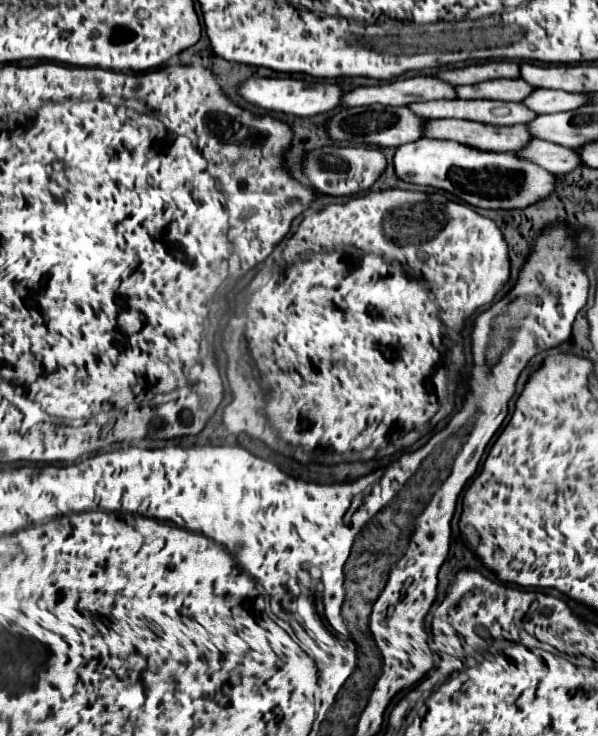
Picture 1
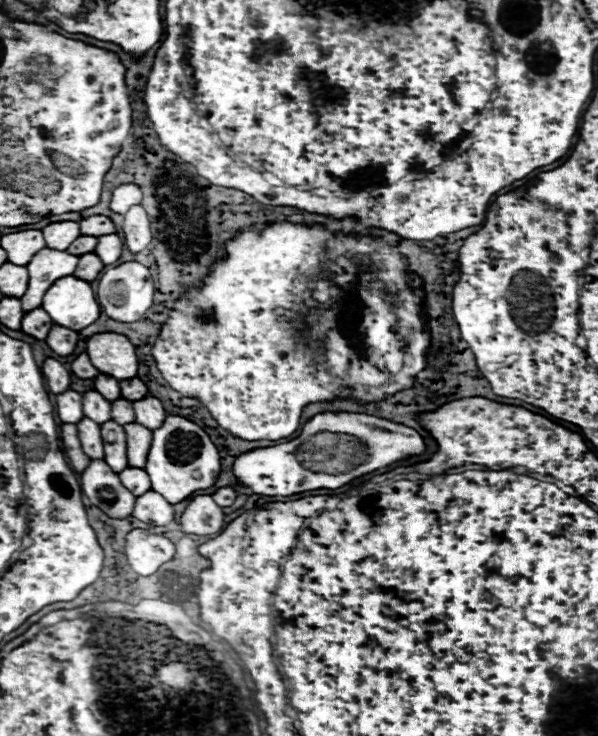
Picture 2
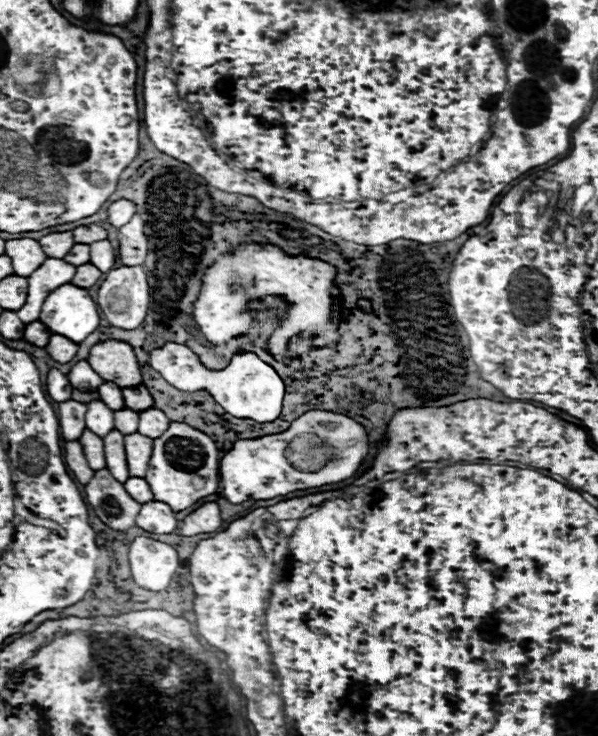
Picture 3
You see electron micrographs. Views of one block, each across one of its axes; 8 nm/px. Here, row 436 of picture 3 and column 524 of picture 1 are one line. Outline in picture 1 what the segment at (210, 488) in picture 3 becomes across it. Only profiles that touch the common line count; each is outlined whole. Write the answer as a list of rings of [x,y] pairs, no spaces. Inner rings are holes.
[[[420,138],[416,142],[404,144],[396,150],[394,166],[398,178],[404,182],[434,186],[454,194],[466,204],[488,210],[528,208],[548,198],[548,194],[552,194],[552,186],[556,186],[556,176],[552,172],[514,156],[512,152],[484,154],[482,150],[472,150],[452,140]]]

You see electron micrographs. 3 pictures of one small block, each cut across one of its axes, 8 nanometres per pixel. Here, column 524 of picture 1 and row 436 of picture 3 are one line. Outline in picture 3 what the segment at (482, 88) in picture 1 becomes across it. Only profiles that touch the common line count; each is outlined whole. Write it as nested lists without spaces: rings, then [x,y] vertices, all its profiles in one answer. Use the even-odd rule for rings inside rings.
[[[86,428],[86,434],[82,434],[80,438],[82,450],[86,452],[86,460],[90,464],[92,470],[102,470],[106,468],[106,460],[104,460],[104,442],[102,438],[98,438],[94,432],[90,432]]]

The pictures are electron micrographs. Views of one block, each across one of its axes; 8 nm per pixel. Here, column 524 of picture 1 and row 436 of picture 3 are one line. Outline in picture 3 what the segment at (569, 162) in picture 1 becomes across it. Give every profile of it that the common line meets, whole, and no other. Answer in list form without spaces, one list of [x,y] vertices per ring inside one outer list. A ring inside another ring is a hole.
[[[150,408],[140,412],[140,424],[138,424],[138,432],[148,436],[148,438],[158,438],[162,436],[170,426],[170,420],[166,418],[166,414],[162,414],[162,410],[158,408]]]

